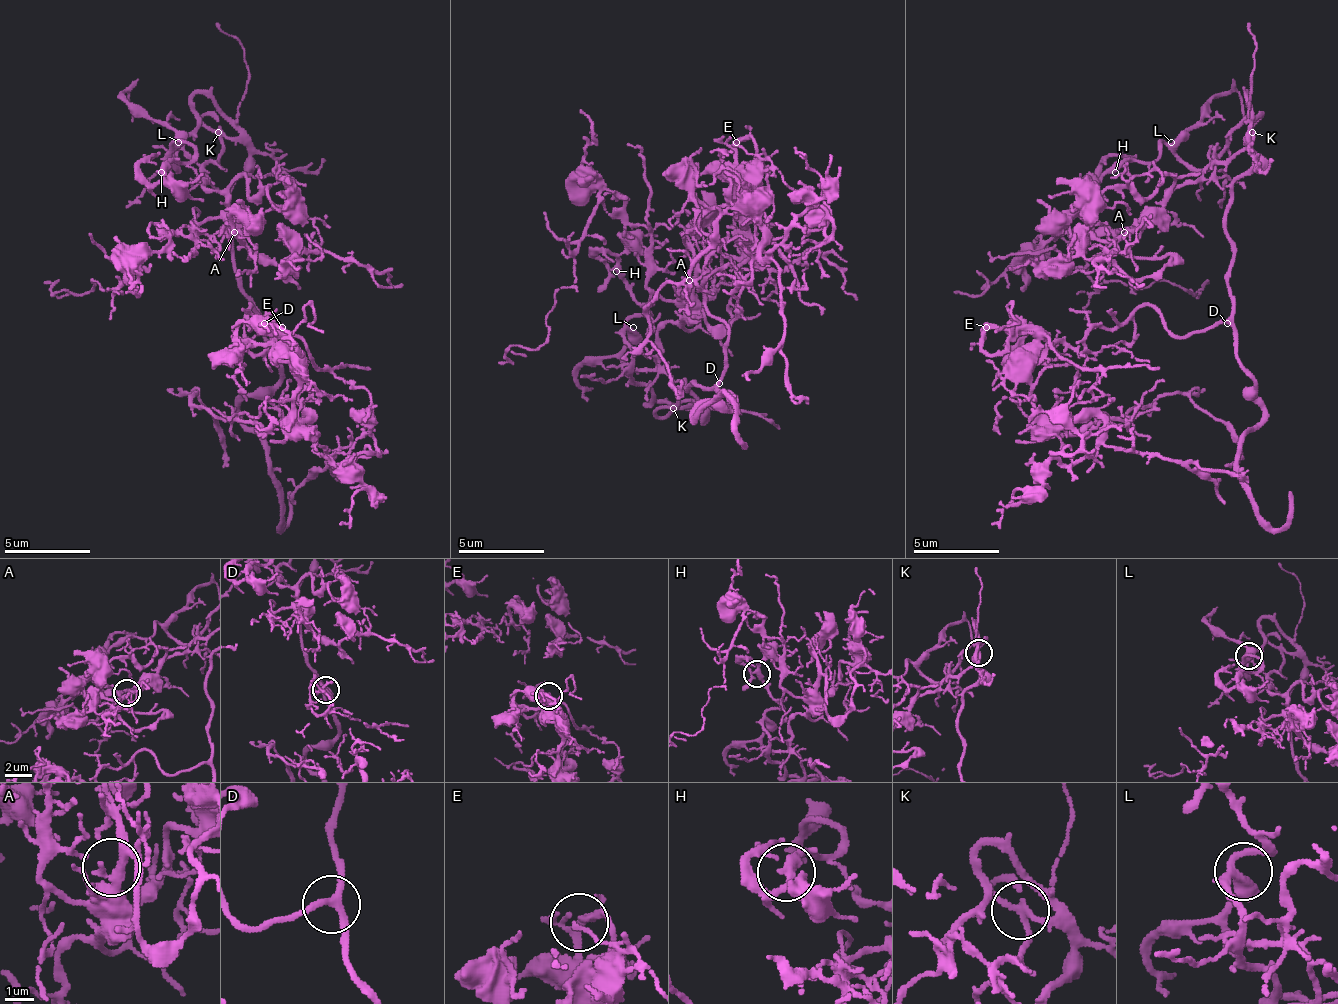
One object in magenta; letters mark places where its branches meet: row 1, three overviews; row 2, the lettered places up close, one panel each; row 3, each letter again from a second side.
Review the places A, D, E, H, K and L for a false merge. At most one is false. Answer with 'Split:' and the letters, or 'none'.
Split: none

